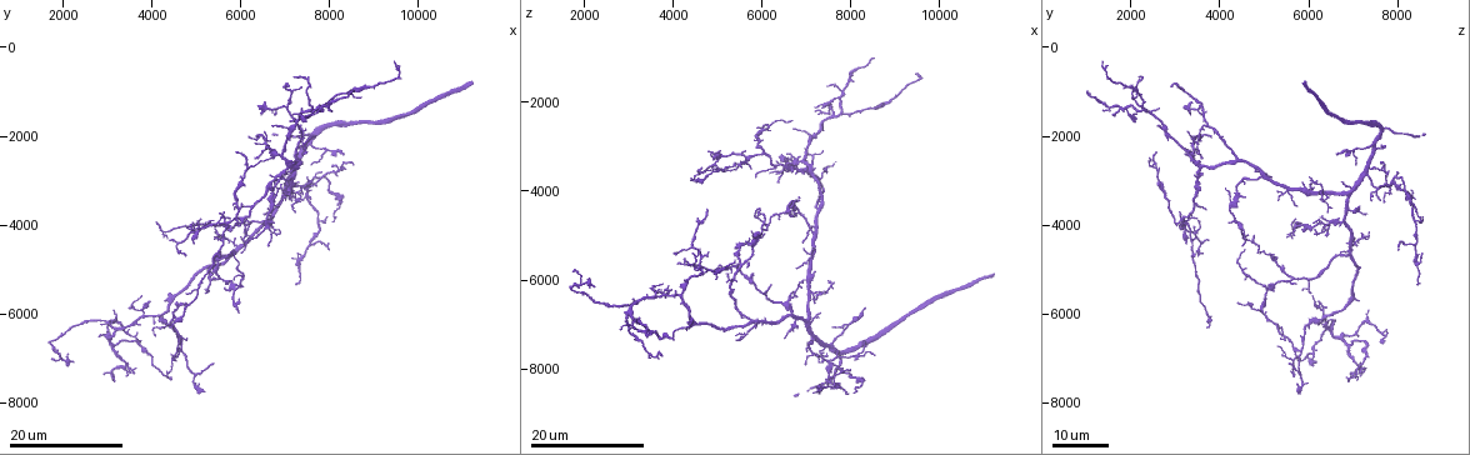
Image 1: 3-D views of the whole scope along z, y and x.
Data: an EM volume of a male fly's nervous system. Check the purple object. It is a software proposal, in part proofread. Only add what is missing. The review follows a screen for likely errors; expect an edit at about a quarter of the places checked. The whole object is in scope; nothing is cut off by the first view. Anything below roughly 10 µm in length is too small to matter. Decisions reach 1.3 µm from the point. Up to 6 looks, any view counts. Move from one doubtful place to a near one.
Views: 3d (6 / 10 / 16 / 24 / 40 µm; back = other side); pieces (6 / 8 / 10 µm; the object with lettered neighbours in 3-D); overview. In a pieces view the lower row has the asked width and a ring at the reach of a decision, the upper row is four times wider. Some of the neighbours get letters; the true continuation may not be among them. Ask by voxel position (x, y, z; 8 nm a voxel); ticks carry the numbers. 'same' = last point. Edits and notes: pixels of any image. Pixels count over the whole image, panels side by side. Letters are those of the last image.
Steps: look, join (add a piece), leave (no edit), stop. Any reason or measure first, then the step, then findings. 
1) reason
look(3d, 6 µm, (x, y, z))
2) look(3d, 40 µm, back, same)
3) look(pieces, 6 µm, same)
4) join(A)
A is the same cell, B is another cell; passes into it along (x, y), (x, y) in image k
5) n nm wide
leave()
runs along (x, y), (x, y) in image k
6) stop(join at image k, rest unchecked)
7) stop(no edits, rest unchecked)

an open end
look(3d, 24 µm, (11150, 800, 5850))

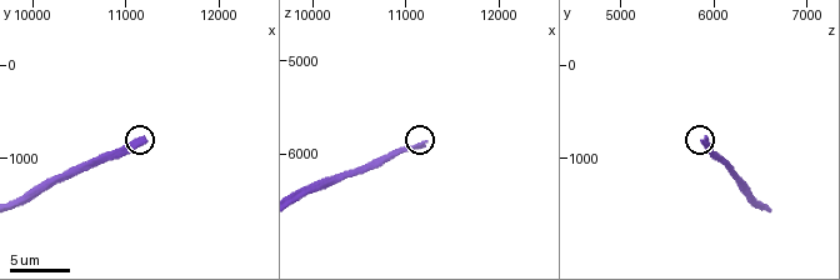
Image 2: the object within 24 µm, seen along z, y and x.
look(pieces, 10 µm, (11200, 800, 5850))

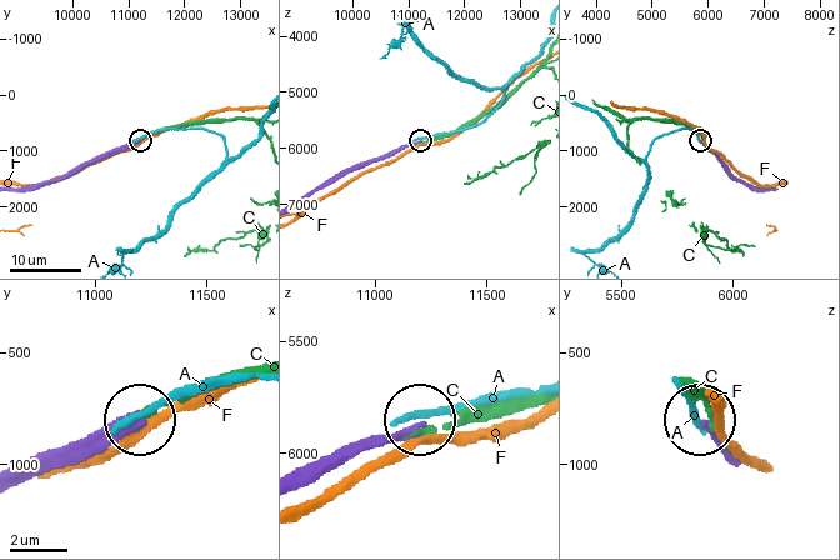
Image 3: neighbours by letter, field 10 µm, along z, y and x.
join(C)
C is the same cell, A and F are other cells; passes into it along (336, 459), (415, 430), (535, 401) in image 3; it goes on there

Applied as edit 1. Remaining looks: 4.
look(overview)

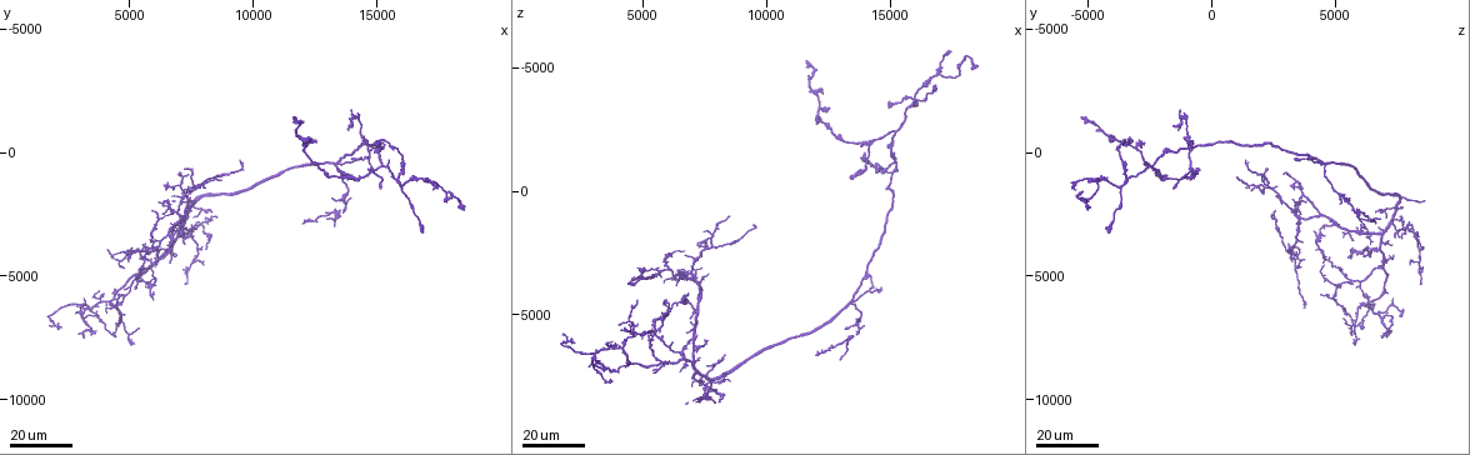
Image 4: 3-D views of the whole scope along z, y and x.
branch stops here
look(3d, 24 µm, (6700, 2000, 8600))

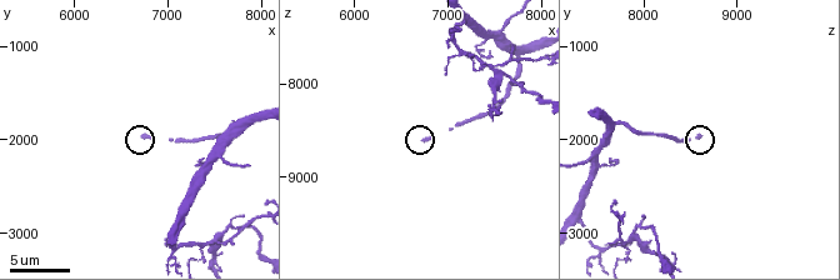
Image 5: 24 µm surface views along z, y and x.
look(pieces, 10 µm, (6750, 2000, 8600))

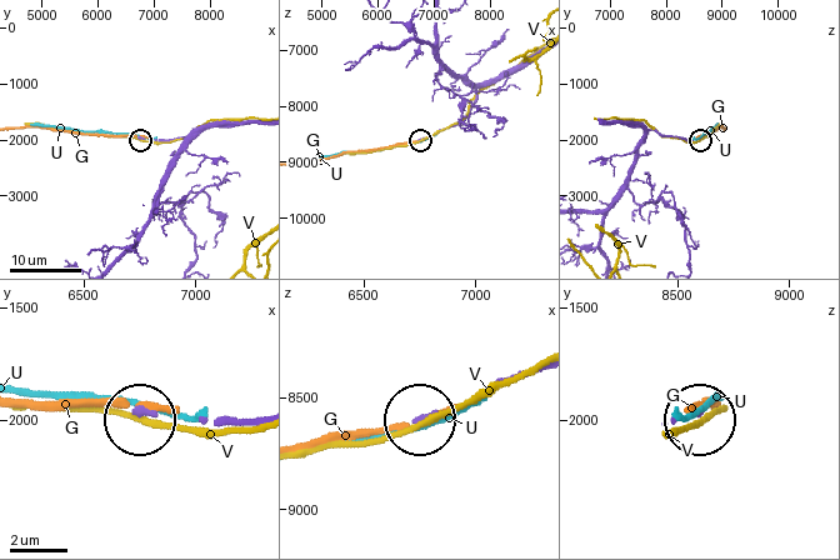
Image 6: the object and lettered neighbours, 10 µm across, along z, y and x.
240 nm wide
leave()
G, U and V are other cells; runs along (535, 365), (423, 416) in image 6; none of them fits

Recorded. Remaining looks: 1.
stop(join at image 3, rest unchecked)

